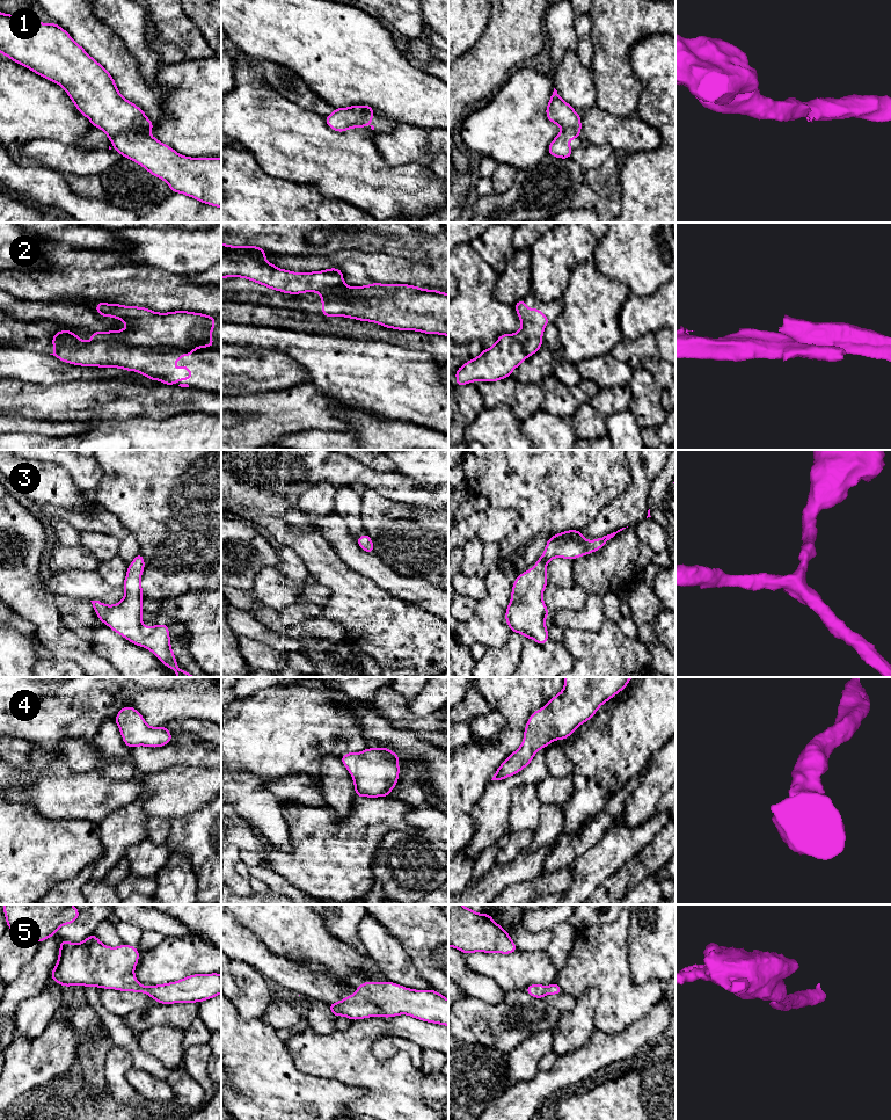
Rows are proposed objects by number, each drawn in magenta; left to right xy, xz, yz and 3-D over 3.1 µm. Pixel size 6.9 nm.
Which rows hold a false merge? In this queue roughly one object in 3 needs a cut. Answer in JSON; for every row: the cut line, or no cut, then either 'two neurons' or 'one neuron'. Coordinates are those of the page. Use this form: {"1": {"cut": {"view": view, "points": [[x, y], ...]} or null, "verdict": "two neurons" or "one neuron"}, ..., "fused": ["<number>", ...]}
{"1": {"cut": null, "verdict": "one neuron"}, "2": {"cut": {"view": "xy", "points": [[90, 341], [117, 341], [128, 346], [145, 348], [192, 349]]}, "verdict": "two neurons"}, "3": {"cut": null, "verdict": "one neuron"}, "4": {"cut": null, "verdict": "one neuron"}, "5": {"cut": null, "verdict": "one neuron"}, "fused": ["2"]}

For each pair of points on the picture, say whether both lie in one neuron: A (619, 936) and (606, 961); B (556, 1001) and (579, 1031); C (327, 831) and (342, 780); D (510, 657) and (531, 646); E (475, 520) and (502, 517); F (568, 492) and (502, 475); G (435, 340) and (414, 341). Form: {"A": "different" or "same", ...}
{"A": "same", "B": "different", "C": "different", "D": "different", "E": "same", "F": "same", "G": "same"}

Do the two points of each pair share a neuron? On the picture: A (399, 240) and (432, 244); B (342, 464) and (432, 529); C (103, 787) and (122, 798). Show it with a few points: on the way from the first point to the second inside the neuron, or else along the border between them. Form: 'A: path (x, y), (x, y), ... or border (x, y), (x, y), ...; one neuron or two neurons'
A: path (407, 237), (424, 237); one neuron
B: border (369, 488), (387, 499), (420, 507); two neurons
C: path (108, 792), (117, 794); one neuron

